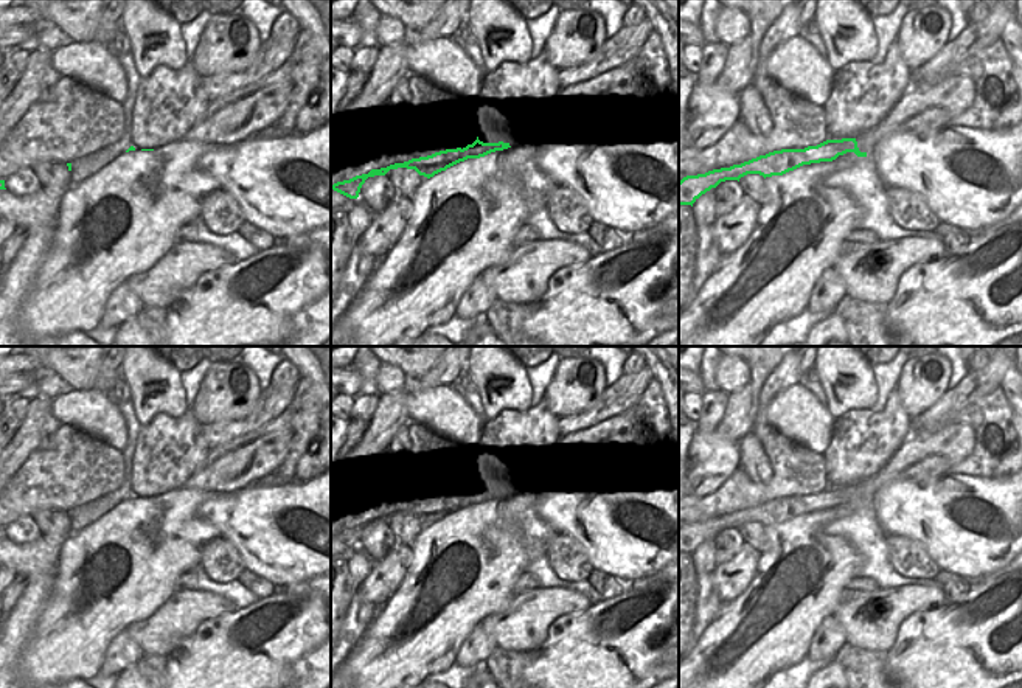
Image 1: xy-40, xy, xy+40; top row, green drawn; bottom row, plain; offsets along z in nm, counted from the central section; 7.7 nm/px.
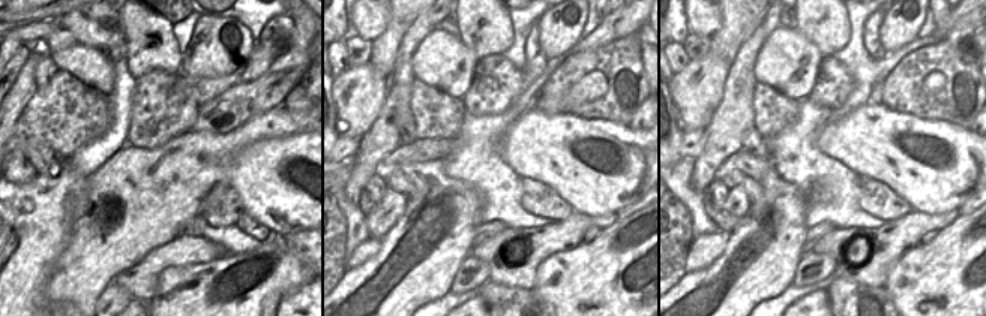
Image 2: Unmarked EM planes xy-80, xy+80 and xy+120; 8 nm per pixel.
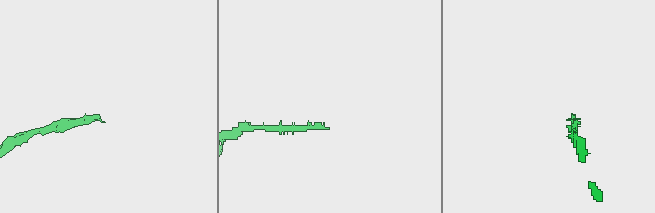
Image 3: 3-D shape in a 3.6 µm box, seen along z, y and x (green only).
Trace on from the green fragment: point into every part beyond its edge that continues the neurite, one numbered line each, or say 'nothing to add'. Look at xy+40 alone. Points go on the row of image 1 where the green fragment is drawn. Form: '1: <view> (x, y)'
1: xy+40 (924, 109).

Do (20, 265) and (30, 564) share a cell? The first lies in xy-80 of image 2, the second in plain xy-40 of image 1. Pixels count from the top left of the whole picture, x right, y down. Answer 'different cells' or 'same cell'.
same cell

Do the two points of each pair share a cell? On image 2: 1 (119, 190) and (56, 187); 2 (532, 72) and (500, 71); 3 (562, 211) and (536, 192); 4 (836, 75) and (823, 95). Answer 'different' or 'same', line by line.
1: different
2: same
3: same
4: same

